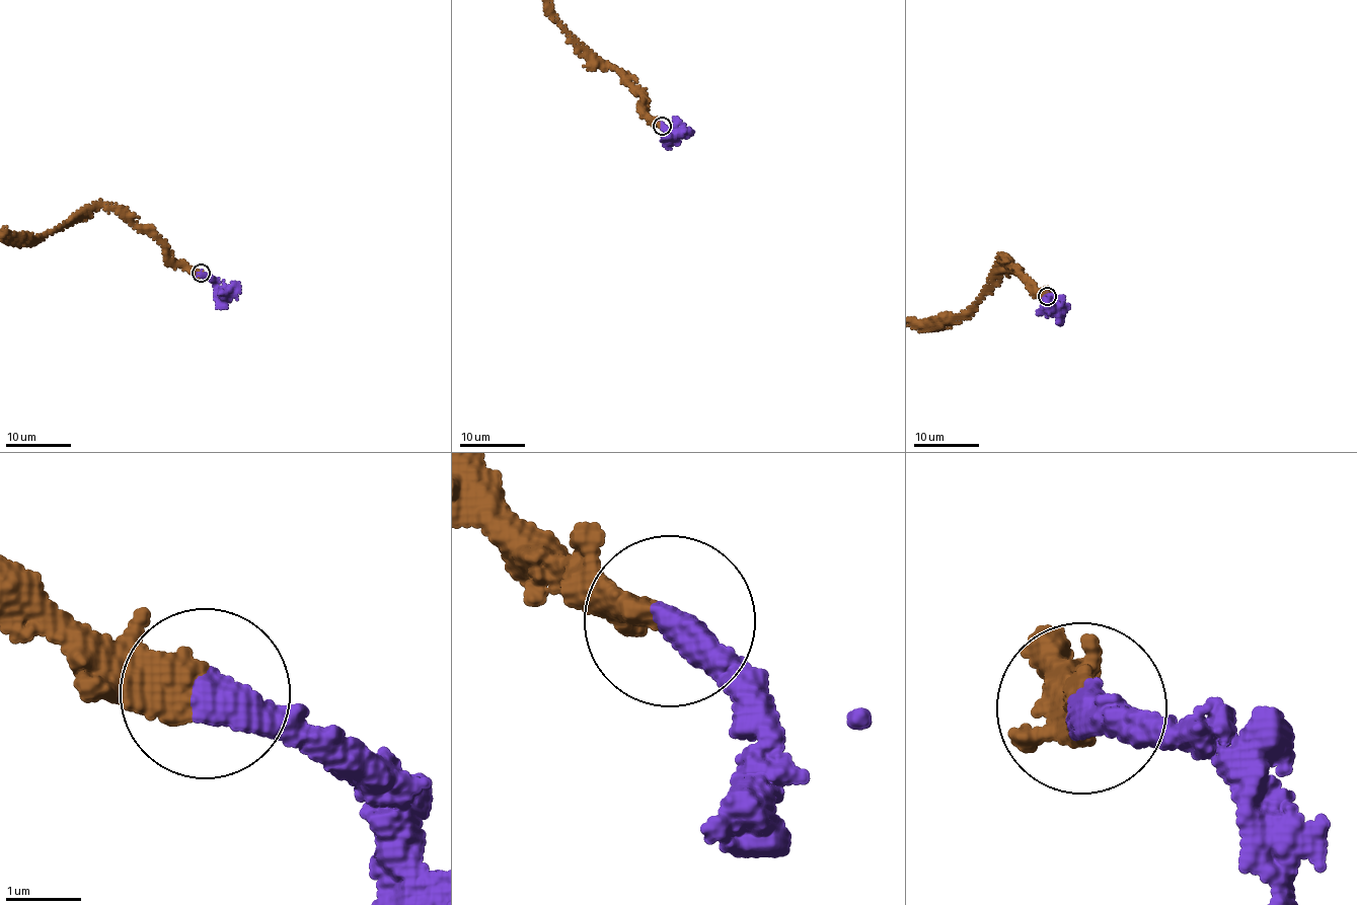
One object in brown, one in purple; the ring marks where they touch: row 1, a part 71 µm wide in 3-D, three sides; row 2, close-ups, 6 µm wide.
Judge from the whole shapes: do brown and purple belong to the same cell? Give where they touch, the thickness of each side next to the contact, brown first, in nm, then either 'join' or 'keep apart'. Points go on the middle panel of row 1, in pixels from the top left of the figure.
(662, 126) | 500/480 nm | join

